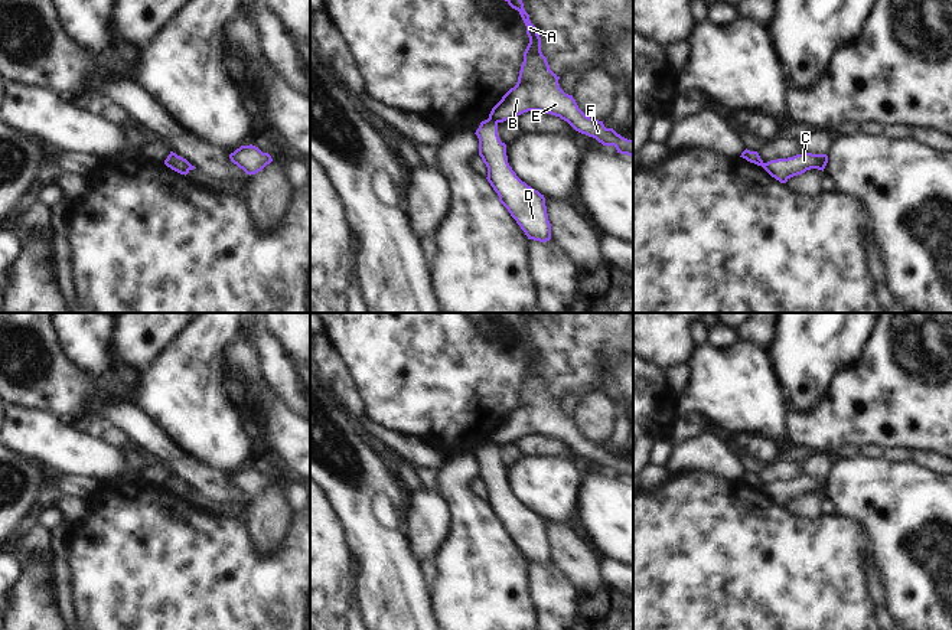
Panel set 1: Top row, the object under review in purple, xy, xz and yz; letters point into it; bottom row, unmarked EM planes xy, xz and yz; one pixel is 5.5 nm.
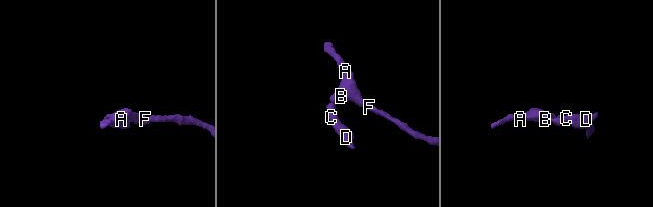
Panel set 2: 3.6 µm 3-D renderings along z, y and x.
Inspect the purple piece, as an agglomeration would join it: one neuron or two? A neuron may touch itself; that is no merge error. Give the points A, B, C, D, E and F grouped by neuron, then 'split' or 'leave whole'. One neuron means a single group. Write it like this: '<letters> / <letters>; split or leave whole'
A B E F / C D; split

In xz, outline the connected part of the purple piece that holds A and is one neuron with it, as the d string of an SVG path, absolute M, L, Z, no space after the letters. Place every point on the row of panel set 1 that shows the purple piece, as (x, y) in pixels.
M505 0L518 10L525 26L529 43L524 52L518 82L492 108L489 118L496 123L514 120L528 111L541 111L567 121L576 131L596 138L603 146L614 146L617 153L633 157L633 140L606 128L603 121L587 117L573 95L565 94L557 76L541 52L538 29L531 23L522 0Z

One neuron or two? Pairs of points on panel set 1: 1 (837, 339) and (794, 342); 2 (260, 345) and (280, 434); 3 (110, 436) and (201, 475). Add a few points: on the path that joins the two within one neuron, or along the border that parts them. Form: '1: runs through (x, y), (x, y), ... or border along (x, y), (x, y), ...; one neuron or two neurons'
1: runs through (827, 339), (804, 342); one neuron
2: border along (256, 352), (261, 375), (292, 408); two neurons
3: border along (113, 424), (130, 440); two neurons

